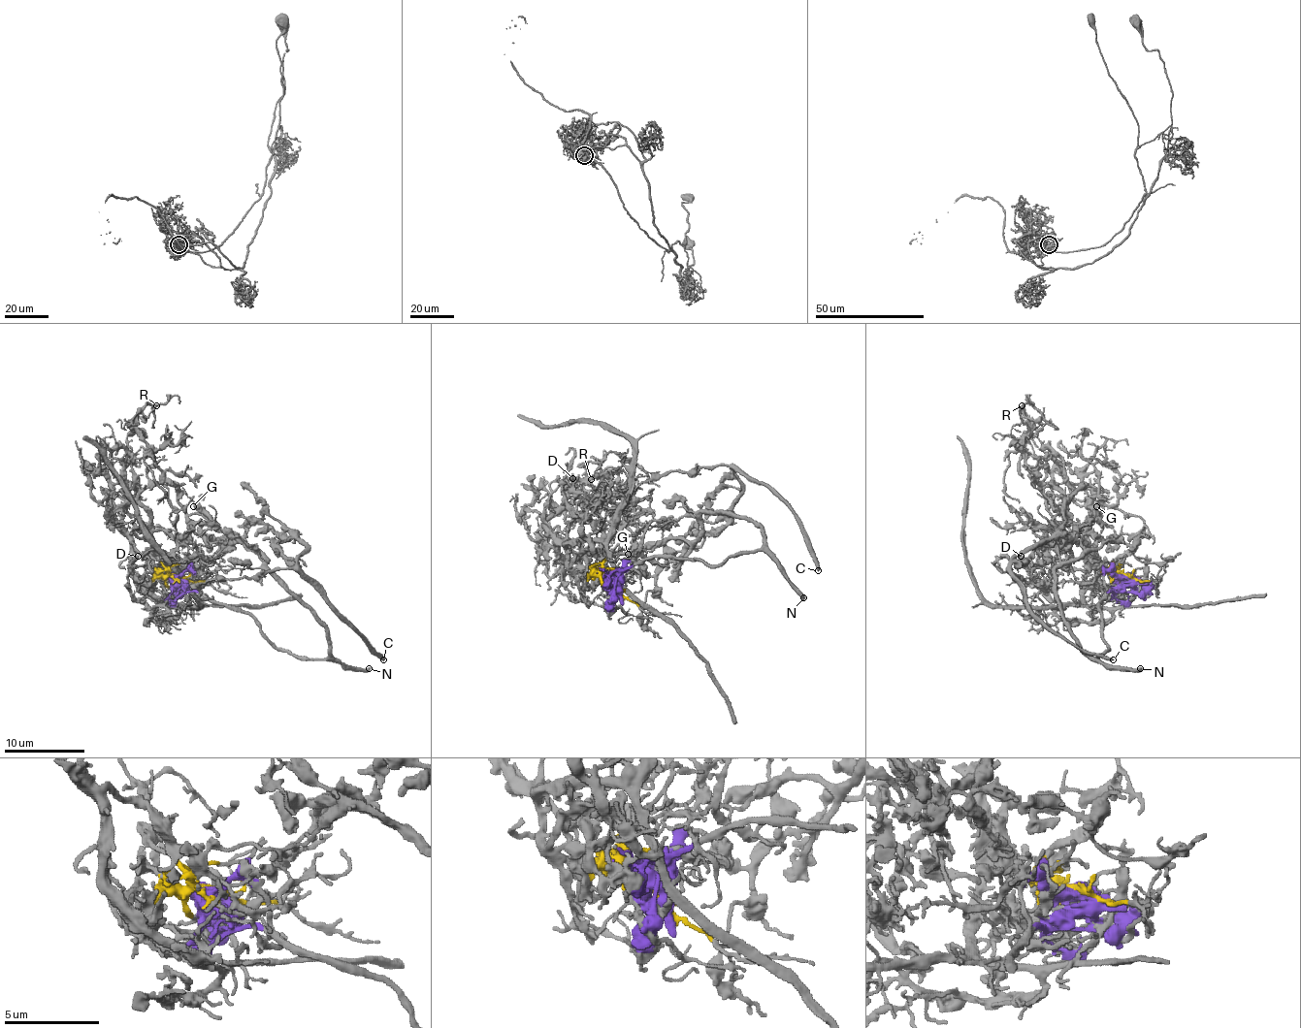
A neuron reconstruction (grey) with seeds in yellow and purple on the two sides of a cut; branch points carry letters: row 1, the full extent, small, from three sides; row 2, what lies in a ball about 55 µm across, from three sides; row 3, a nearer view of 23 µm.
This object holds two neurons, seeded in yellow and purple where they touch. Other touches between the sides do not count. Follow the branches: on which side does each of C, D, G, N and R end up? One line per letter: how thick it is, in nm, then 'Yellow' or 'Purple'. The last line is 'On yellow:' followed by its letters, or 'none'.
C: Thickness 300 nm. Purple
D: Thickness 440 nm. Yellow
G: Thickness 650 nm. Purple
N: Thickness 360 nm. Purple
R: Thickness 160 nm. Yellow
On yellow: D, R

